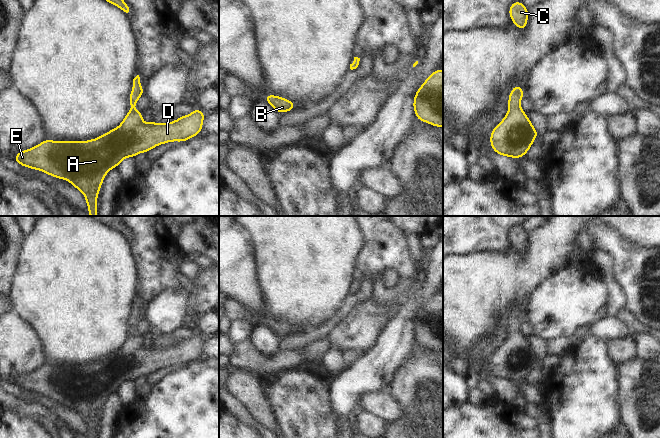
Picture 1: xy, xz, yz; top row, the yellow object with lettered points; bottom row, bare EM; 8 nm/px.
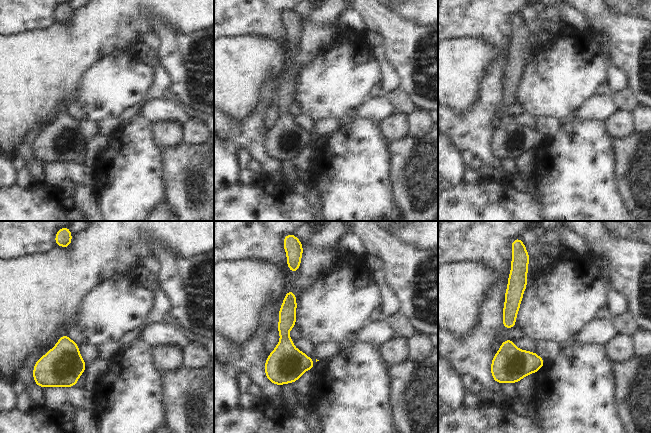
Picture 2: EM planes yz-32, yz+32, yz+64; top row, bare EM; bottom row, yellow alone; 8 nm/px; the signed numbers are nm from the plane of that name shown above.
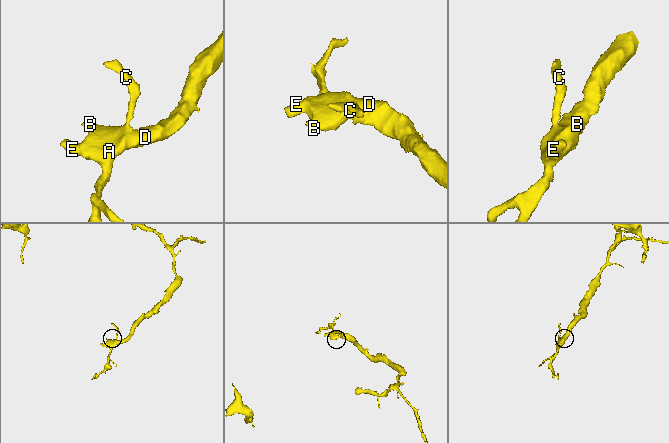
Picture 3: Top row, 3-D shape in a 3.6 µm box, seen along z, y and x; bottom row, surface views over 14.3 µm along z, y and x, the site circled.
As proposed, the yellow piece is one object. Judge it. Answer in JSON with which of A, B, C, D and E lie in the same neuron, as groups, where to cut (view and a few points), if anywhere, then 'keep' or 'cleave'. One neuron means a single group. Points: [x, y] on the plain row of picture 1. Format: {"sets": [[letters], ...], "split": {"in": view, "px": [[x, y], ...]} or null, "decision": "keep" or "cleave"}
{"sets": [["A", "B", "C", "D", "E"]], "split": null, "decision": "keep"}

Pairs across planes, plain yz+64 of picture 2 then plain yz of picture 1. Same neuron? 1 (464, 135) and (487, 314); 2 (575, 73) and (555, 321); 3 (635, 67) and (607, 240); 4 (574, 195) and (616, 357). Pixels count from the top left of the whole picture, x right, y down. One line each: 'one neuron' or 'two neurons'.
1: two neurons
2: one neuron
3: one neuron
4: two neurons

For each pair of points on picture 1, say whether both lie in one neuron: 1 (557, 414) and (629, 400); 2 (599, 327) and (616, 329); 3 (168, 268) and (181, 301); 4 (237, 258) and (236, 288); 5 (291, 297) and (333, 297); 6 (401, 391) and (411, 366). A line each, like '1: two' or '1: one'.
1: two
2: one
3: two
4: one
5: one
6: one

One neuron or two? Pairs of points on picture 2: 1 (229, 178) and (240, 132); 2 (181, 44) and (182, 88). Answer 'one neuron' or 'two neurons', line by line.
1: two neurons
2: one neuron

